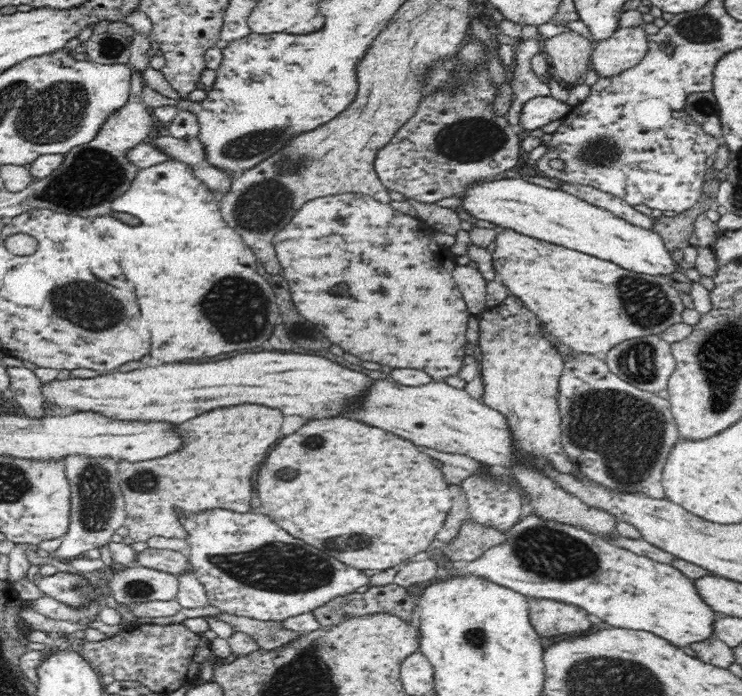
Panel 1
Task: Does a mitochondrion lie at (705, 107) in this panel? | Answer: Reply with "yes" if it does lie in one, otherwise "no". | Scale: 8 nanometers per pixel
yes

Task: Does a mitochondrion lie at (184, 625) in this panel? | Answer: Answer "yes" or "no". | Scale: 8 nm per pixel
no

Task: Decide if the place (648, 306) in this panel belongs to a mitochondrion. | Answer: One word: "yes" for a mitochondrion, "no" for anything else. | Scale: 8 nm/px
yes

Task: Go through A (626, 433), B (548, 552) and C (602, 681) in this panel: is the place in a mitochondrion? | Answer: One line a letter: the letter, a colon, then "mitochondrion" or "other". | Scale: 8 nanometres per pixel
A: mitochondrion
B: mitochondrion
C: mitochondrion

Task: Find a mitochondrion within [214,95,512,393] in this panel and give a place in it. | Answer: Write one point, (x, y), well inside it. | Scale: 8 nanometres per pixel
(263, 206)

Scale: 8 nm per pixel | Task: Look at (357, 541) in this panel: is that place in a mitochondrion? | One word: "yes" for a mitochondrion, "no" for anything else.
yes

